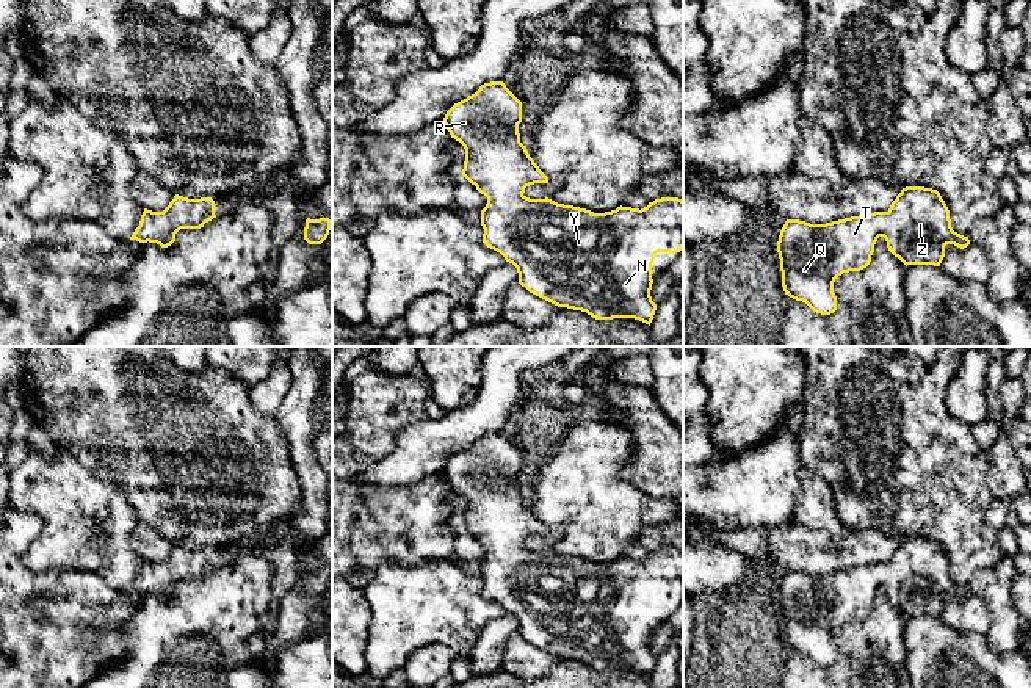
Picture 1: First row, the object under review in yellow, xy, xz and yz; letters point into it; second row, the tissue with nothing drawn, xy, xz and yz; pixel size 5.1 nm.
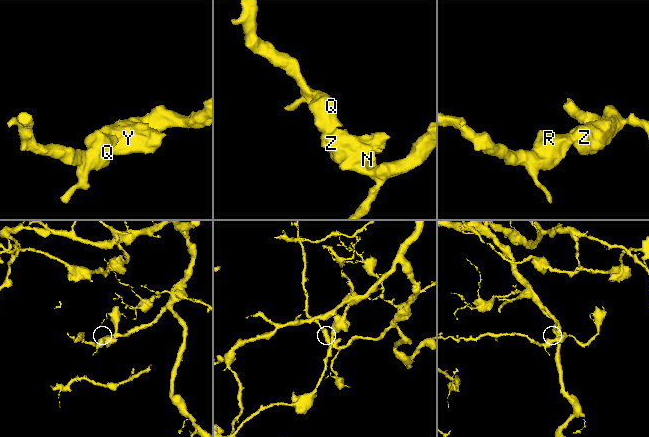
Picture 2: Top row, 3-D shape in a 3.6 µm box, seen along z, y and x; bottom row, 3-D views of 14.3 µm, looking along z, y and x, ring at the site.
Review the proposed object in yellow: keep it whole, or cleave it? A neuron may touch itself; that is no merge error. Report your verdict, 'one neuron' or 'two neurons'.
one neuron

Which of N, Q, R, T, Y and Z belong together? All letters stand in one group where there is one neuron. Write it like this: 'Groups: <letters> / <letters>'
Groups: N Q R T Y Z

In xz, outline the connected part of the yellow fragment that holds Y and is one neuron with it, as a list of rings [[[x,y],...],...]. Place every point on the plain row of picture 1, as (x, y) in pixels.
[[[490,433],[467,450],[454,454],[445,465],[443,475],[451,489],[465,500],[462,527],[487,549],[481,561],[484,580],[483,594],[500,603],[519,624],[519,635],[530,644],[558,657],[581,661],[595,671],[635,669],[650,677],[657,655],[652,652],[652,614],[657,603],[675,605],[683,600],[683,552],[661,549],[644,559],[617,558],[605,564],[558,555],[548,549],[530,550],[525,539],[534,534],[548,534],[548,528],[530,508],[520,494],[522,453],[503,433]]]

